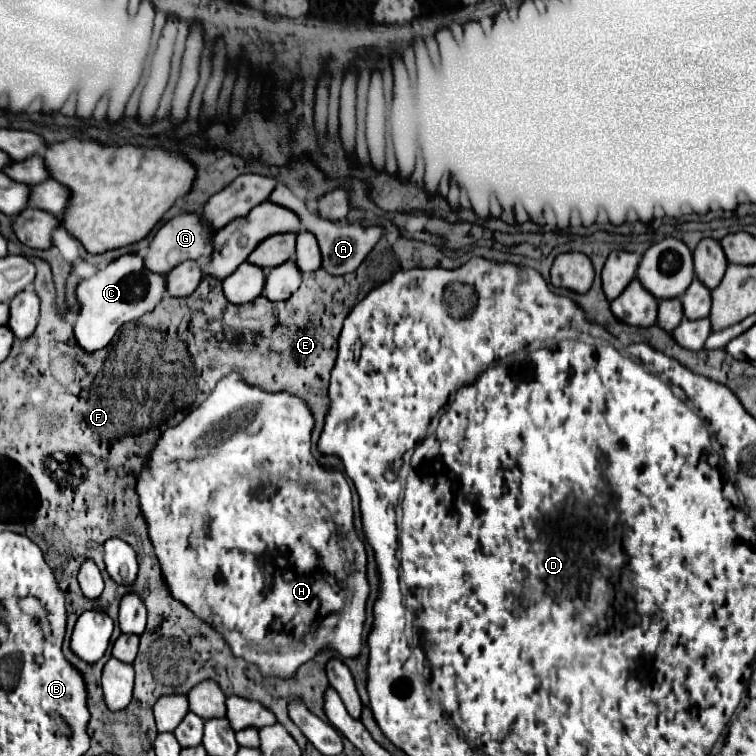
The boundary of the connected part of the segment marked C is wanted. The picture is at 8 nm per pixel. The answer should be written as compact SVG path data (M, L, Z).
M125 254L103 270L97 270L91 278L81 280L75 288L75 296L79 302L79 316L75 320L73 334L77 344L91 354L105 348L125 322L137 320L155 308L155 304L165 296L165 278L143 270L139 256Z

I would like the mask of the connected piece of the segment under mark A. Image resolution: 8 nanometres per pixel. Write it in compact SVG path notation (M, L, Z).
M277 184L277 188L271 192L269 200L299 214L299 220L301 220L303 230L311 232L311 234L319 240L319 250L321 250L321 256L323 256L321 268L323 268L325 272L333 274L333 276L343 276L343 274L355 272L357 266L365 260L365 256L371 252L371 248L377 244L377 240L381 238L381 232L383 232L379 226L363 228L363 226L359 226L359 224L347 224L347 226L341 226L341 228L339 228L335 222L321 220L317 214L311 214L311 212L305 208L305 202L301 202L285 184Z

